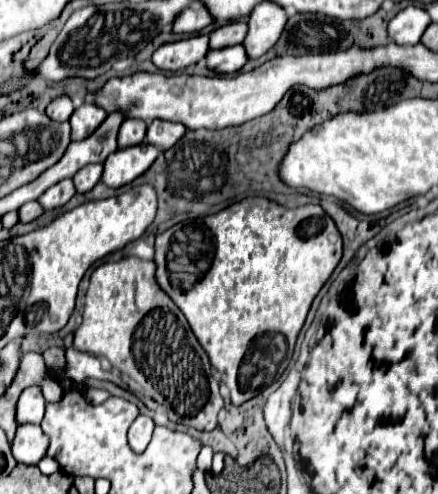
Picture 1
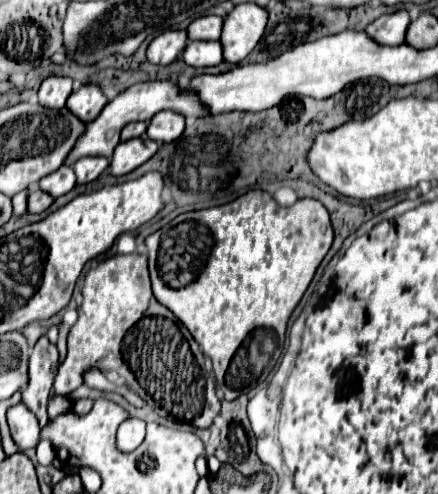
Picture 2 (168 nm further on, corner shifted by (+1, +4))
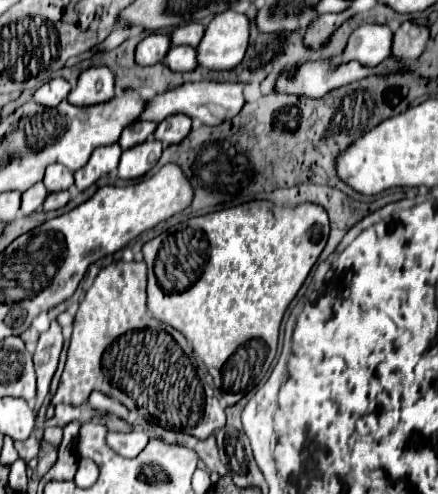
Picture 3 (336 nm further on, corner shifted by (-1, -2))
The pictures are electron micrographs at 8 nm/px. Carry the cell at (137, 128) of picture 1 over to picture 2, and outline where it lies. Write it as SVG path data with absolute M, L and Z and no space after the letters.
M130 122L122 130L122 140L126 142L126 140L132 140L132 138L138 138L146 132L146 128L148 128L148 122Z

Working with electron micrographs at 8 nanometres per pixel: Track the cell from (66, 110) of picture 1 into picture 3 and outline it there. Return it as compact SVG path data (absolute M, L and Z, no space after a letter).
M54 78L36 90L34 100L42 106L58 106L62 100L66 100L70 90L72 88L64 78Z

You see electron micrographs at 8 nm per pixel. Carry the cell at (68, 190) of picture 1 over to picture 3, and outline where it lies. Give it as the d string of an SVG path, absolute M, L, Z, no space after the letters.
M50 164L46 168L46 174L44 174L42 182L44 182L44 186L50 192L60 192L60 190L72 188L74 176L72 176L70 170L66 170L66 166L62 166L62 164Z

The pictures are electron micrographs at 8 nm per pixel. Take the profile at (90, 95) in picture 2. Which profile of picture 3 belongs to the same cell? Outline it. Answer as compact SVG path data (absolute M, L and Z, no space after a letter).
M92 66L78 76L76 86L68 94L68 102L76 106L92 106L114 98L114 76L106 66Z

